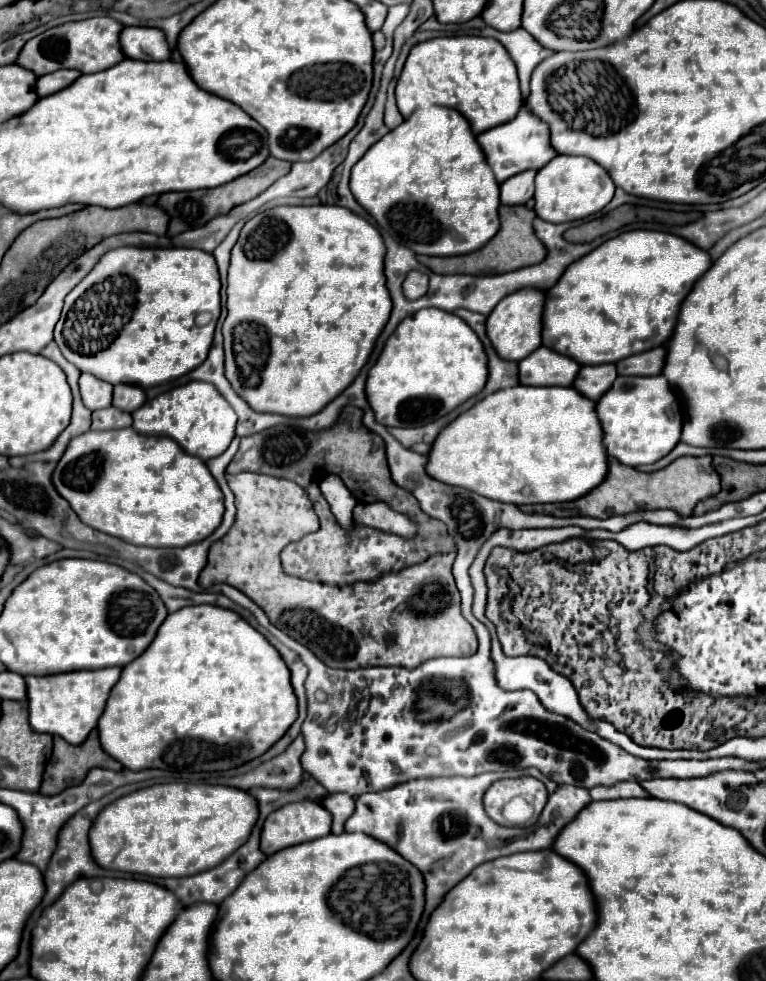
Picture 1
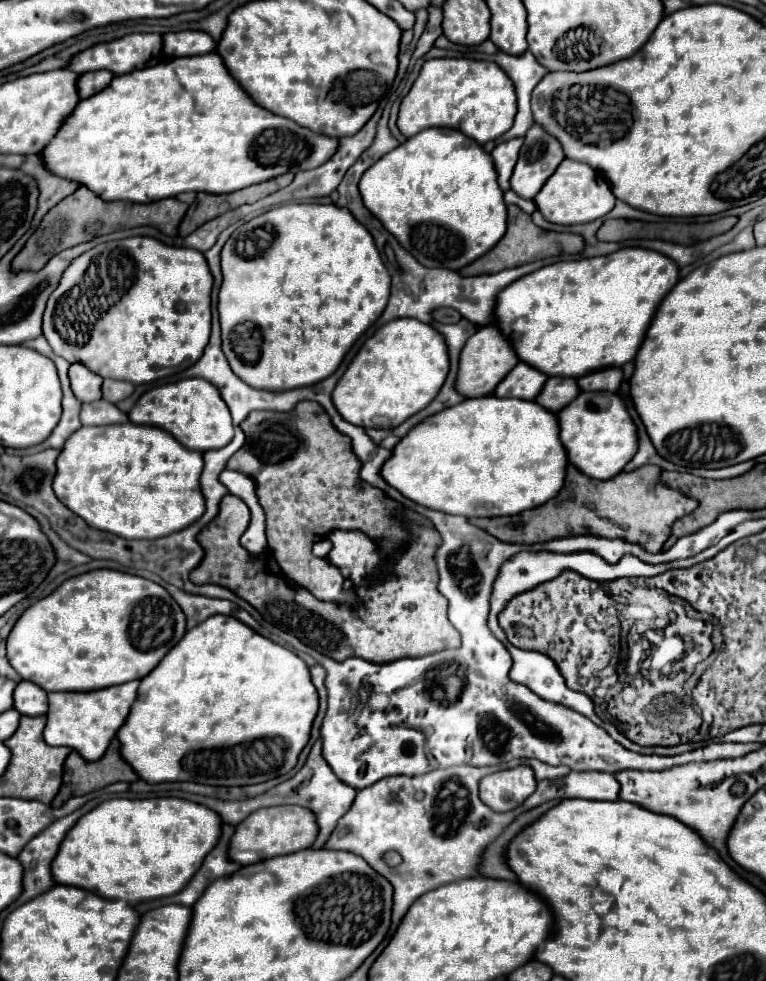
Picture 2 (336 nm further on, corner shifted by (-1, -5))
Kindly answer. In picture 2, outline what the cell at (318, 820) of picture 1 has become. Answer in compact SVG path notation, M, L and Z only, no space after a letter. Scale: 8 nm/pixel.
M281 805L281 807L259 809L237 825L235 835L231 837L229 857L241 865L251 865L261 859L289 855L301 849L309 849L311 843L315 843L317 833L319 833L319 827L315 827L315 815L311 815L307 807Z

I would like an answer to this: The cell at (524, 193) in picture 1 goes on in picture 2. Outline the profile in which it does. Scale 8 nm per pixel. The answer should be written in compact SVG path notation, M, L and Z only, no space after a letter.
M533 125L525 135L525 143L511 177L511 189L523 199L533 199L563 159L565 153L559 141L539 125Z

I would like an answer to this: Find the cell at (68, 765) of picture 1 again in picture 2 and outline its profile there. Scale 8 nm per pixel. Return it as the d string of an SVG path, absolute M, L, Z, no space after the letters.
M113 741L109 745L109 749L105 751L105 755L99 761L93 761L93 763L83 761L77 751L71 751L69 757L65 759L63 785L61 785L61 791L59 791L57 799L53 801L53 807L59 807L69 797L87 795L87 793L103 789L111 783L117 783L117 781L133 783L137 779L139 777L135 775L131 765L127 765L121 759L117 741Z

